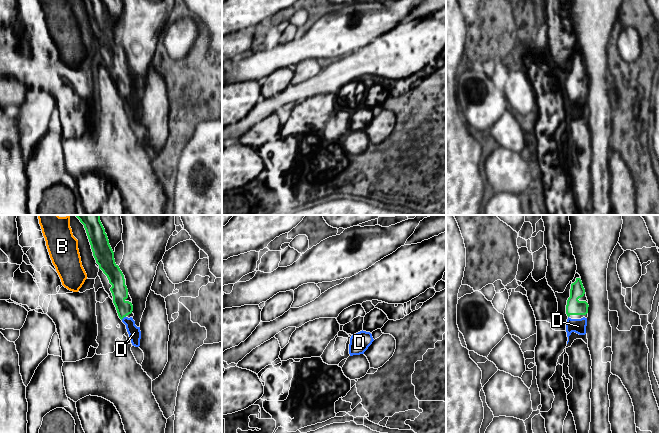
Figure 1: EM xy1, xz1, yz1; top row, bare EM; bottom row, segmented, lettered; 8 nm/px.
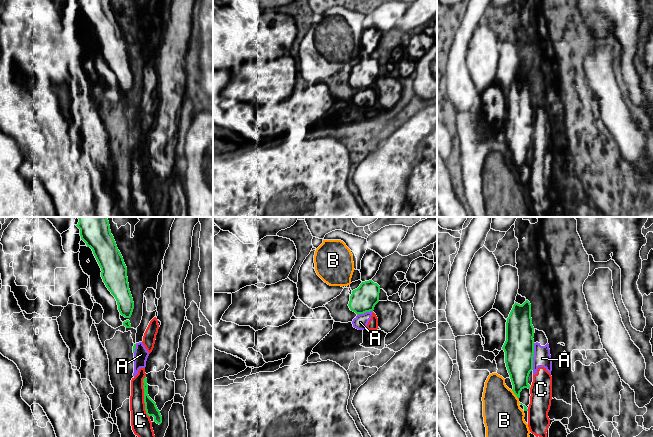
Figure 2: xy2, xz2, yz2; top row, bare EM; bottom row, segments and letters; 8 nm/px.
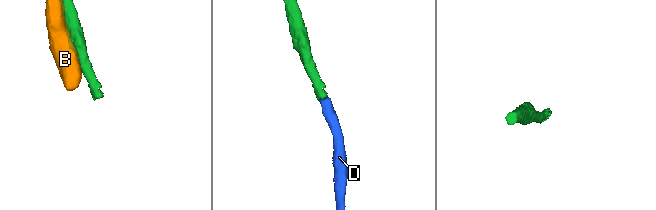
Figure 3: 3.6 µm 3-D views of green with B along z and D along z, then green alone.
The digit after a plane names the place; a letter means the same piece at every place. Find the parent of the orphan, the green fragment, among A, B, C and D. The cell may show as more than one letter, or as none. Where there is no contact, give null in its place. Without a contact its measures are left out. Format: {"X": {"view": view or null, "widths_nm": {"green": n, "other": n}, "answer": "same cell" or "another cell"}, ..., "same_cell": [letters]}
{"A": {"view": "yz2", "widths_nm": {"green": 240, "other": 140}, "answer": "another cell"}, "B": {"view": "yz2", "widths_nm": {"green": 220, "other": 320}, "answer": "another cell"}, "C": {"view": "xy2", "widths_nm": {"green": 100, "other": 160}, "answer": "another cell"}, "D": {"view": "xy1", "widths_nm": {"green": 130, "other": 100}, "answer": "same cell"}, "same_cell": ["D"]}

